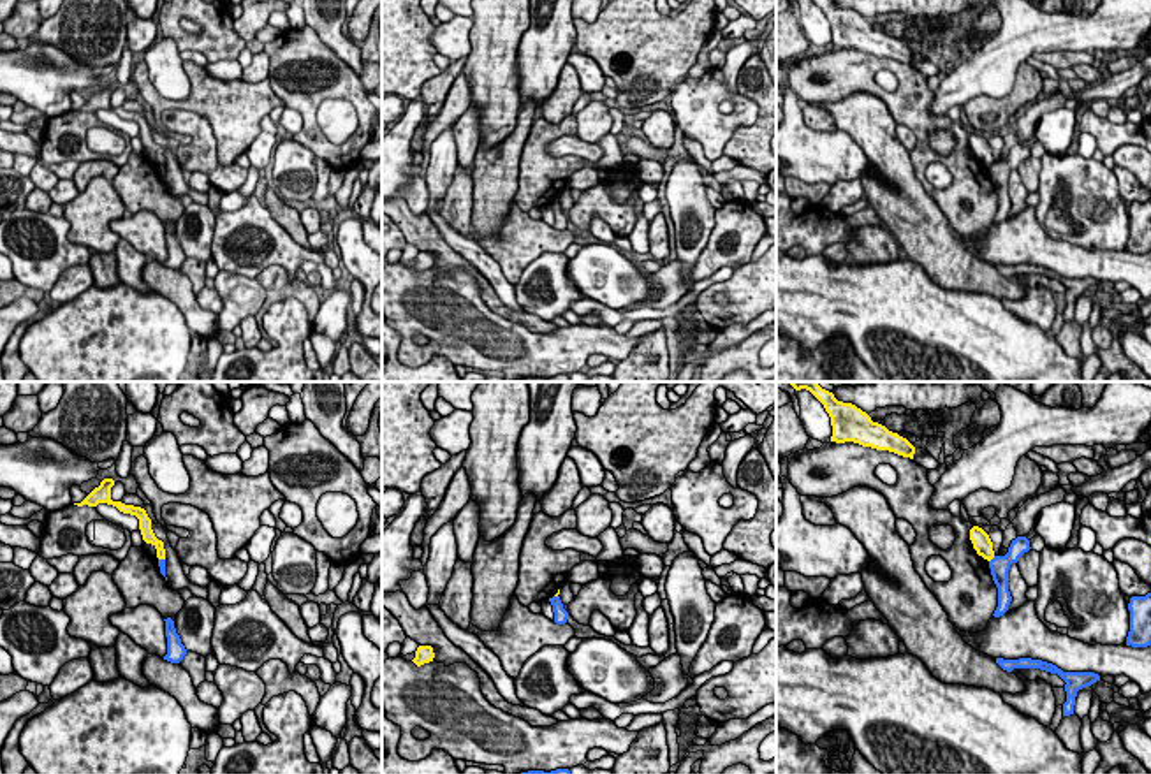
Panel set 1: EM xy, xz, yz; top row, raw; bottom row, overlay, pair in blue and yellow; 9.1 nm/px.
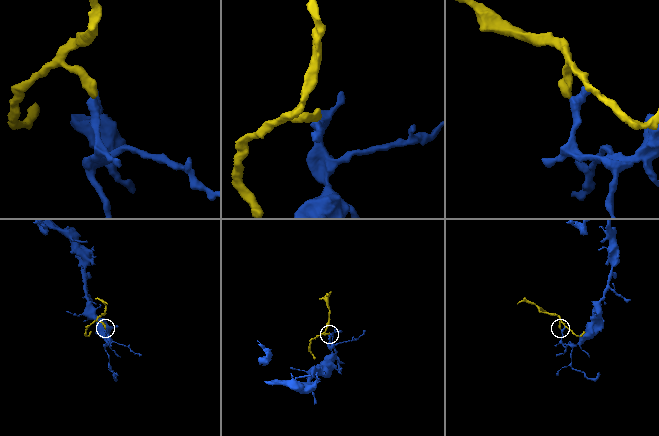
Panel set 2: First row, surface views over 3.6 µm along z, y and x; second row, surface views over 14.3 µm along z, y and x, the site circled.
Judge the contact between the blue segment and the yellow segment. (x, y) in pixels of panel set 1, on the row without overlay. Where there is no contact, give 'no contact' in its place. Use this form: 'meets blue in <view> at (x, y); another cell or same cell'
meets blue in yz at (991, 166); another cell

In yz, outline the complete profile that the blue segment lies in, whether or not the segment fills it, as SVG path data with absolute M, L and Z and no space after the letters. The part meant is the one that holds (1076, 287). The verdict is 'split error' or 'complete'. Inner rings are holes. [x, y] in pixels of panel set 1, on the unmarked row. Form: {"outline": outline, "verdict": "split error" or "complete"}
{"outline": "M996 264L996 269L1007 276L1012 278L1014 274L1040 274L1051 280L1058 280L1067 290L1067 308L1063 310L1063 322L1074 320L1075 303L1077 297L1091 292L1093 288L1100 287L1100 281L1095 278L1063 278L1052 269L1042 267L1042 266L1031 266L1031 264L1019 264L1019 266L1003 266Z", "verdict": "complete"}

